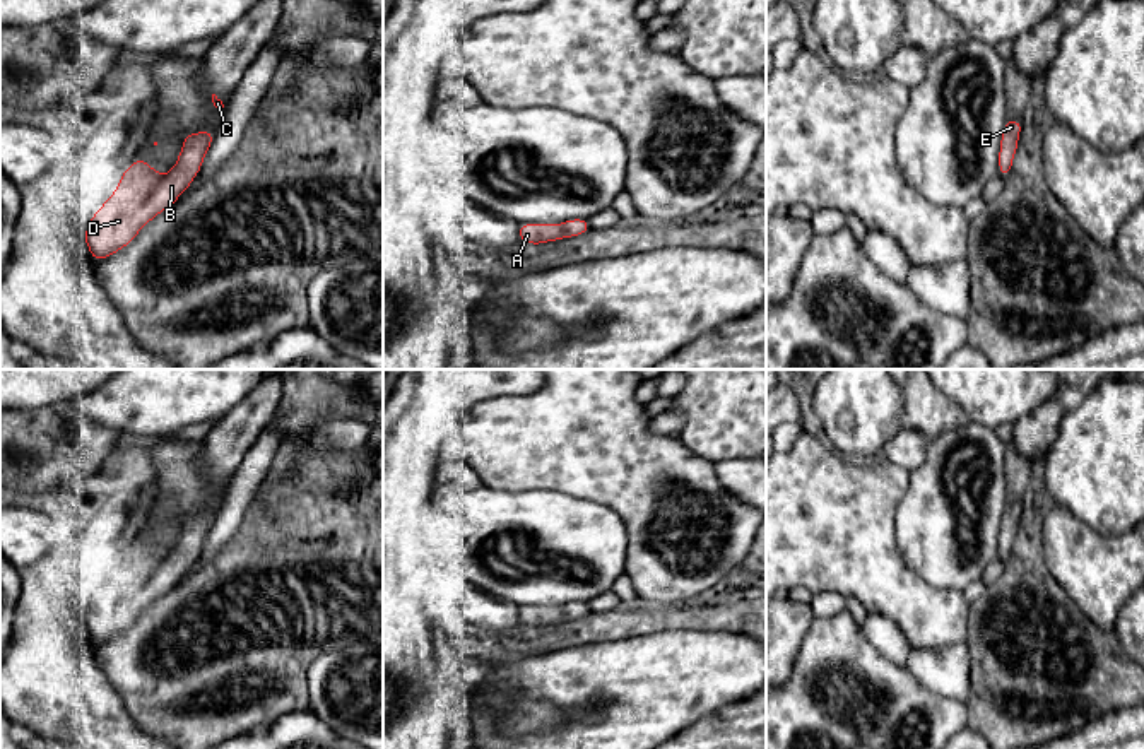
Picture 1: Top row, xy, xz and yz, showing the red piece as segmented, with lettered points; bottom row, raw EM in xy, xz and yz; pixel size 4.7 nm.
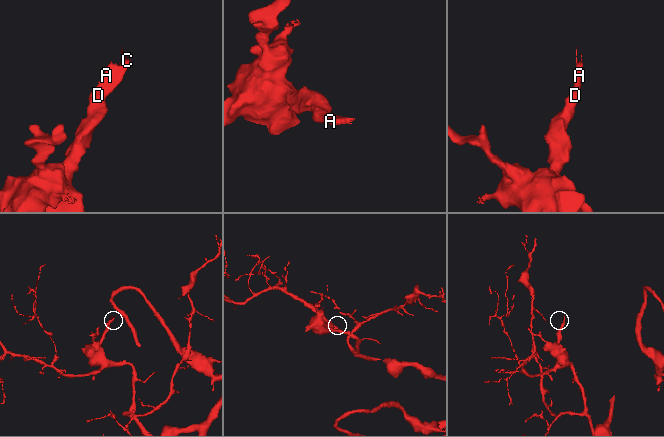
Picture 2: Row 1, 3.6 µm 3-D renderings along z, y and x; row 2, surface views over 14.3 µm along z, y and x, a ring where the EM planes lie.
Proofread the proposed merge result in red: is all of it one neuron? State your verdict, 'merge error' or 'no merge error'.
no merge error

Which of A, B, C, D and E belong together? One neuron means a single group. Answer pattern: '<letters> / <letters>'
A B C D E

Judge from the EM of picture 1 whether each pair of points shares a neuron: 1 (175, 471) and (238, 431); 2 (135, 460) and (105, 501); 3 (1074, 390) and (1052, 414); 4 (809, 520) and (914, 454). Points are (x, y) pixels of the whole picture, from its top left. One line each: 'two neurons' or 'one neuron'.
1: two neurons
2: one neuron
3: two neurons
4: two neurons

